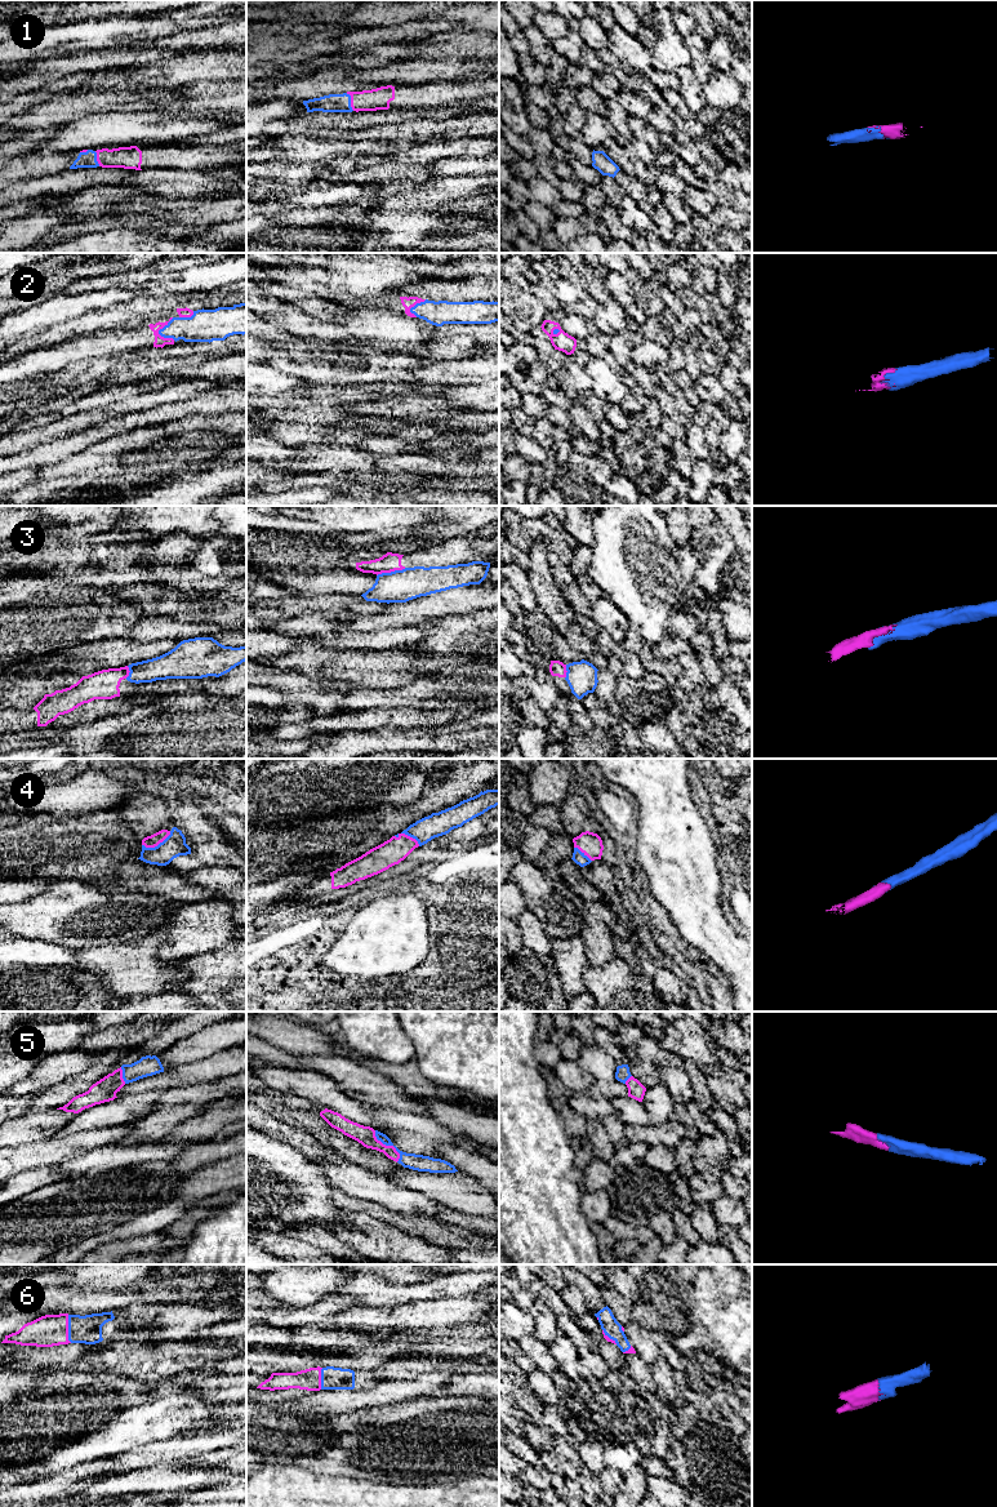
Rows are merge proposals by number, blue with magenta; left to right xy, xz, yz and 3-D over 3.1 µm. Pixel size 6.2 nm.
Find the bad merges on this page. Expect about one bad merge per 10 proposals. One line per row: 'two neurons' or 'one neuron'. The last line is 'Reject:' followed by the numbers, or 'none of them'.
1: one neuron
2: one neuron
3: two neurons
4: one neuron
5: one neuron
6: one neuron
Reject: 3

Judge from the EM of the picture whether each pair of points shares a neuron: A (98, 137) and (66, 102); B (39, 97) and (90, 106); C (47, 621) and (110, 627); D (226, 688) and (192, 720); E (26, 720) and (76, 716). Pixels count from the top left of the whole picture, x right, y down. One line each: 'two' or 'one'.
A: two
B: two
C: one
D: two
E: one

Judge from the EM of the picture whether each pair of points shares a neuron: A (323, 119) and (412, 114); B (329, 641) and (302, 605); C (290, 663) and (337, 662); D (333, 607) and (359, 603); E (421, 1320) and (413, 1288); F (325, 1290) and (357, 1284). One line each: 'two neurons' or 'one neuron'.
A: one neuron
B: two neurons
C: one neuron
D: one neuron
E: two neurons
F: two neurons

